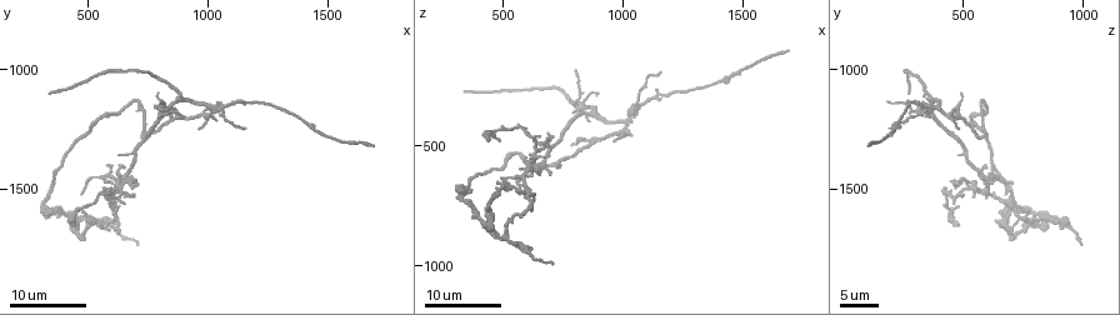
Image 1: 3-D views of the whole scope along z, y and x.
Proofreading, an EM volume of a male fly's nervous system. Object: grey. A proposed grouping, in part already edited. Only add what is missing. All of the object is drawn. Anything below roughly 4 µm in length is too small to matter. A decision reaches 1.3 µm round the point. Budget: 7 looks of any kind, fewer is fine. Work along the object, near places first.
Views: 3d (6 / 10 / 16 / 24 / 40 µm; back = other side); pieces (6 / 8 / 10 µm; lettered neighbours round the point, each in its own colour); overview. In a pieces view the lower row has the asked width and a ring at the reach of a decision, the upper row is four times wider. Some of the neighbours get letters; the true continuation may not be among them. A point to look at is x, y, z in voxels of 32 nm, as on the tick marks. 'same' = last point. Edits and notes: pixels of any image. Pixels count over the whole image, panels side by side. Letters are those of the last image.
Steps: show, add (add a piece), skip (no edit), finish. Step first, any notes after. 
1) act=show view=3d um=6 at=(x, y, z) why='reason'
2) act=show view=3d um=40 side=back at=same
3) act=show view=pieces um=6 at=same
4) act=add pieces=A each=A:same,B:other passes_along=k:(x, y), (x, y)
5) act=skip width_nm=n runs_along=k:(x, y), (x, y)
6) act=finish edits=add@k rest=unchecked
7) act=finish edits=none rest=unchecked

act=show view=3d um=24 at=(1680, 1320, 110) why='free end'

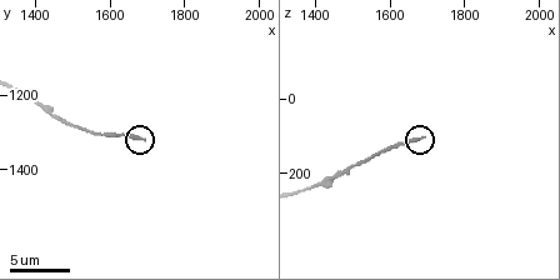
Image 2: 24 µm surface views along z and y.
act=show view=pieces um=8 at=(1690, 1310, 100)

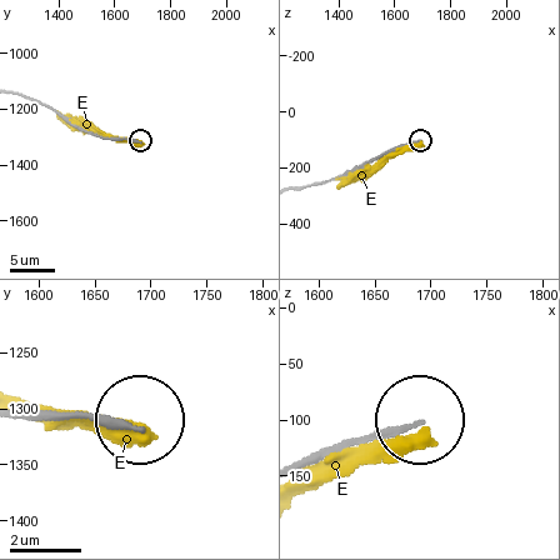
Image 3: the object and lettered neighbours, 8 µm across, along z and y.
act=skip each=E:other runs_along=3:(21, 94), (98, 135), (139, 141) found='none of them fits'

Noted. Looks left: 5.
act=show view=3d um=24 at=(430, 1640, 480) why='an open end'

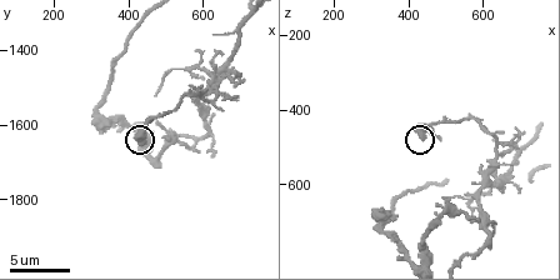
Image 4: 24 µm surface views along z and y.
act=show view=pieces um=8 at=(440, 1650, 480)

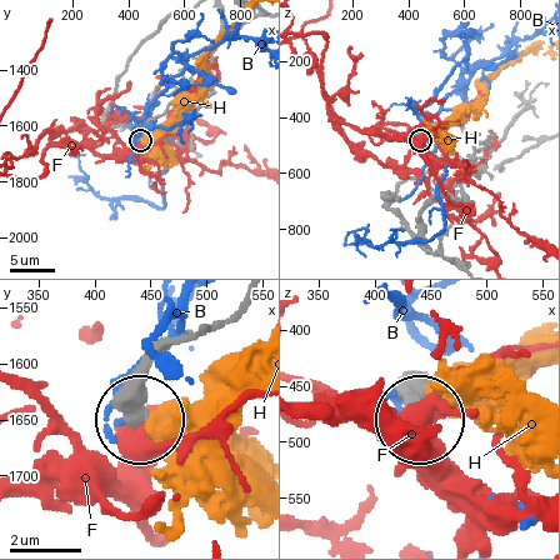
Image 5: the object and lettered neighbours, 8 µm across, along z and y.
act=skip width_nm=390 each=B:other,F:other,H:other found='none of them fits'

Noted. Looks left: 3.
act=show view=3d um=24 at=(580, 1520, 700) why='thin end'

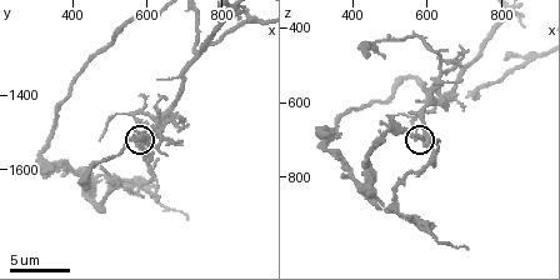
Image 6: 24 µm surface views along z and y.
act=show view=pieces um=6 at=same why='what lies round it'

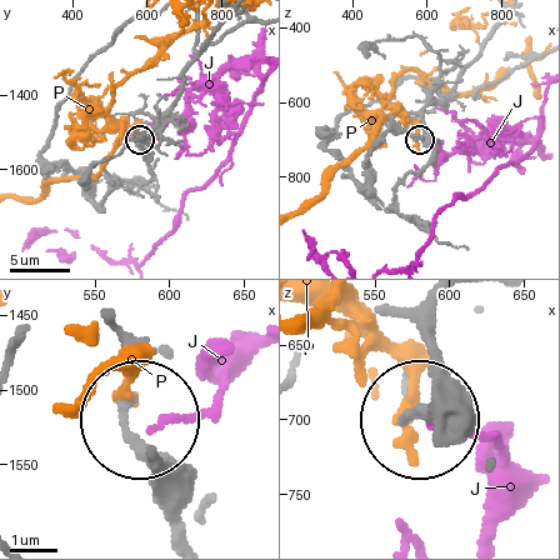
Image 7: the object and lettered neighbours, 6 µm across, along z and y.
act=skip each=J:other,P:other runs_along=7:(435, 306), (444, 378), (408, 414) found='none of them fits'

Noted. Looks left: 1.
act=show view=pieces um=10 at=(360, 1590, 680) why='branch stops here'

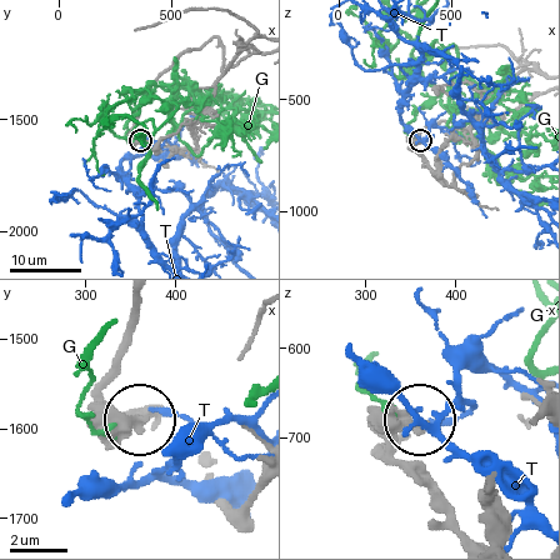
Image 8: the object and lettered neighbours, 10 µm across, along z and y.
act=skip width_nm=310 each=G:other,T:other found='none of them fits'

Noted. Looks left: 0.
act=finish edits=none rest=unchecked

